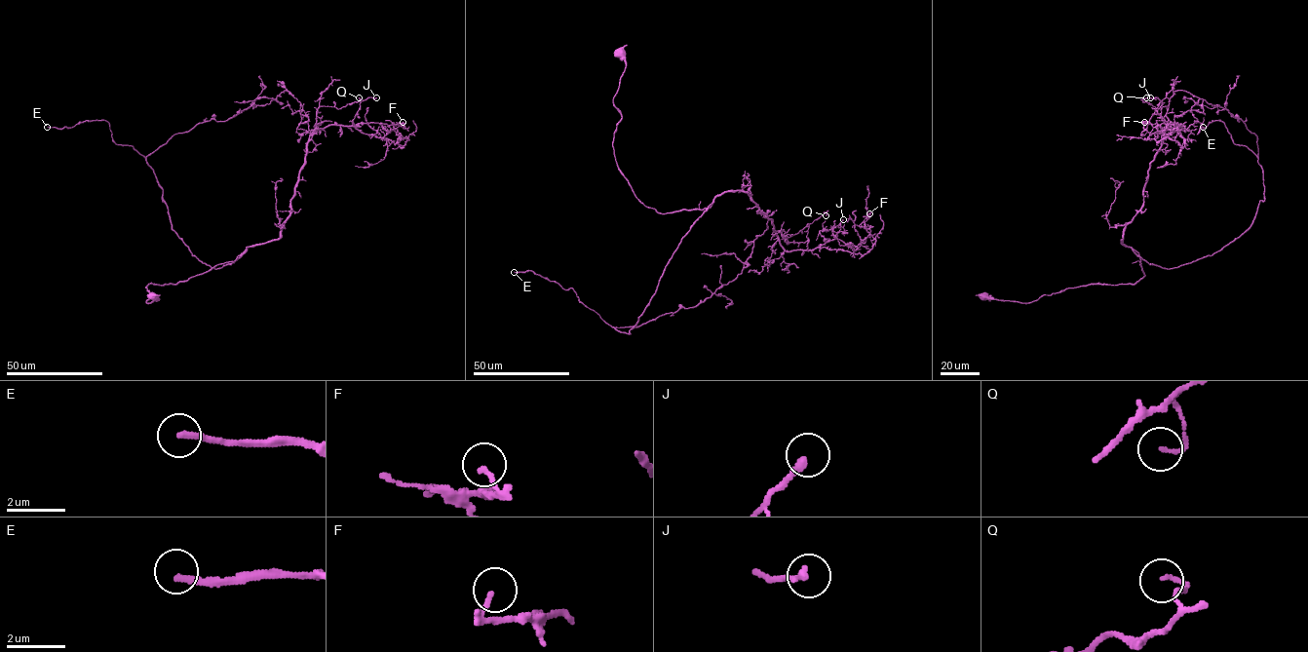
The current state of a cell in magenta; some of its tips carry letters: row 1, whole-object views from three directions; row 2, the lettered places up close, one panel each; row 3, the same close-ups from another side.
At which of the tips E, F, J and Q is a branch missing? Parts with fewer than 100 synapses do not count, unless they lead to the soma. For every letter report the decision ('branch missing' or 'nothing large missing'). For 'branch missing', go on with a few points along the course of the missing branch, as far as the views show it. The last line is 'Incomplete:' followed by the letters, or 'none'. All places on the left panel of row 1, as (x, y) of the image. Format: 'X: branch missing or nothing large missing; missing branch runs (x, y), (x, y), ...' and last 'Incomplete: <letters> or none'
E: branch missing
F: nothing large missing
J: nothing large missing
Q: nothing large missing
Incomplete: E

